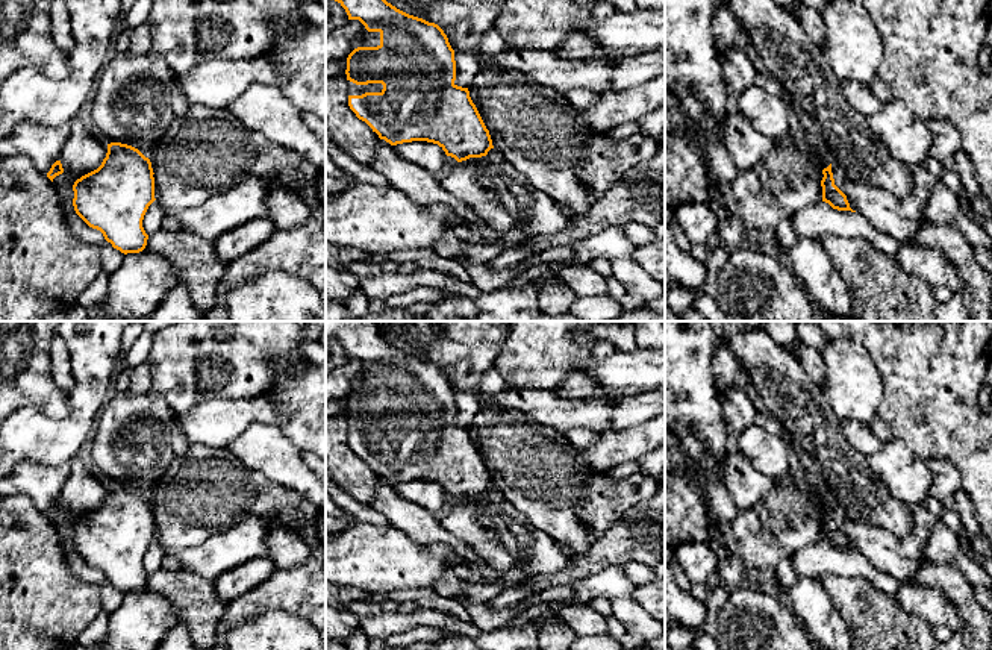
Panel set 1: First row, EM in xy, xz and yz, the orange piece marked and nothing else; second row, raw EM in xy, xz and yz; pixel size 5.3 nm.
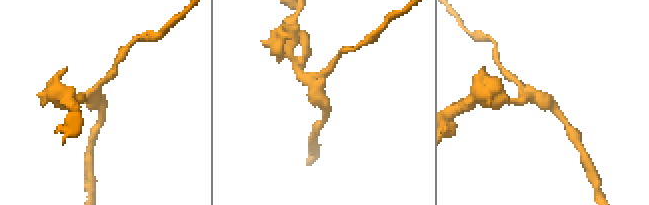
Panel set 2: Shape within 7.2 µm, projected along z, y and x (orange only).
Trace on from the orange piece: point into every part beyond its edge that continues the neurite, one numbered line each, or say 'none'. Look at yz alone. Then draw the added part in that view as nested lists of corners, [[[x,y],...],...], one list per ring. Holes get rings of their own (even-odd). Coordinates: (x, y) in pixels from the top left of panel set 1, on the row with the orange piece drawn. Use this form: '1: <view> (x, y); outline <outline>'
none

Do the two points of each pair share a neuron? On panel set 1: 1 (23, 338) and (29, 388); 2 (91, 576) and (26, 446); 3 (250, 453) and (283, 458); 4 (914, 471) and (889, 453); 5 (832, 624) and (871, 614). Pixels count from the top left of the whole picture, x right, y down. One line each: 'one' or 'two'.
1: one
2: two
3: one
4: one
5: two

